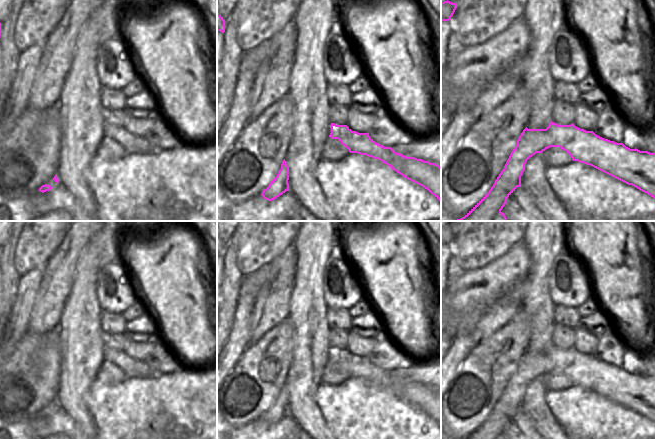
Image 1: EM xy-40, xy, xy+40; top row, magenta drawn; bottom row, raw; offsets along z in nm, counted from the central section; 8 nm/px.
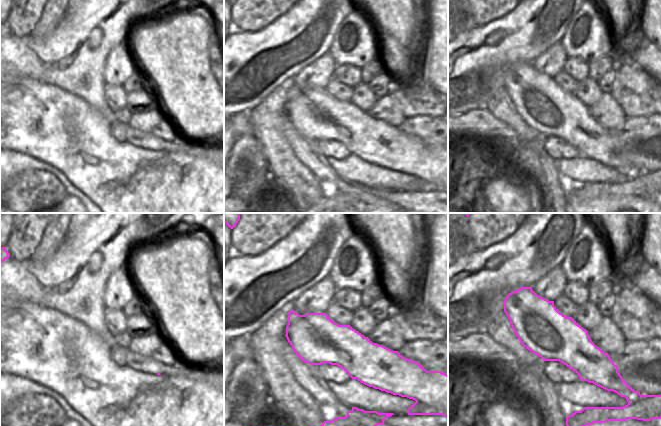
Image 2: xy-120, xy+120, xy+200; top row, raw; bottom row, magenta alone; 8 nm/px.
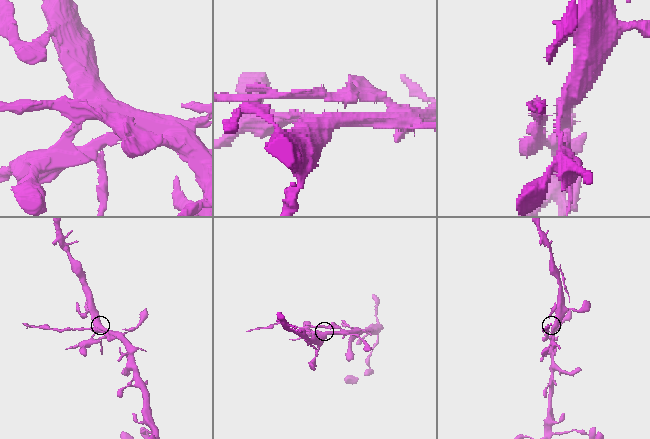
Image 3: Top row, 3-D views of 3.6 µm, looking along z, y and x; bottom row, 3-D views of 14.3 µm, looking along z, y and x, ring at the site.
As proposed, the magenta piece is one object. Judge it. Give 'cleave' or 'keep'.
cleave

